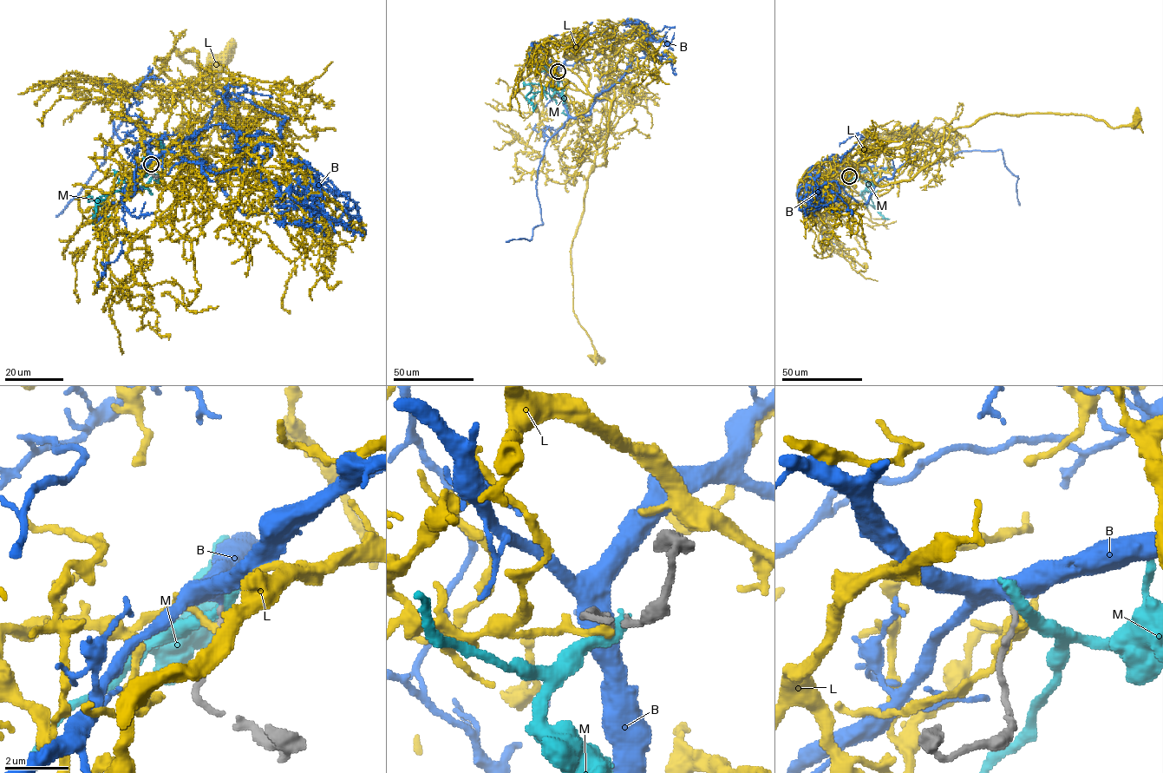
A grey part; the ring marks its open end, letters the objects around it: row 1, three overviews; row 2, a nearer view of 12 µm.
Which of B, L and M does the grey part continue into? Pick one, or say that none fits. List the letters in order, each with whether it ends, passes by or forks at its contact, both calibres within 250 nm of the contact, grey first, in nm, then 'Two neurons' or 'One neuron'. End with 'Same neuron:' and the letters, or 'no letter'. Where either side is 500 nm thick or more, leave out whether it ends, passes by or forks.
B: It passes by. Thickness 160 nm (grey) against 480 nm. One neuron
L: It ends there. Thickness 240 nm (grey) against 280 nm. Two neurons
M: It passes by. Thickness 180 nm (grey) against 360 nm. Two neurons
Same neuron: B

